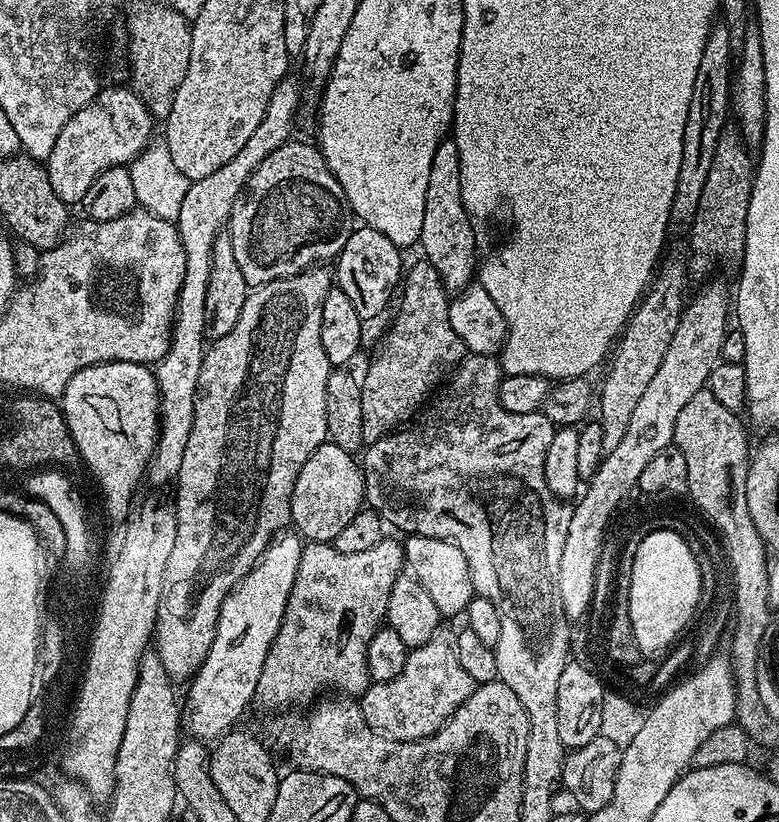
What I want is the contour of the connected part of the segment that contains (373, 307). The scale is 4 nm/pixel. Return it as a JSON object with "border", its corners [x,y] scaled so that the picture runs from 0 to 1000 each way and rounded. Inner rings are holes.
{"border":[[[460,275],[449,290],[444,290],[444,299],[439,299],[429,318],[429,345],[449,361],[449,369],[454,377],[460,377],[463,389],[476,392],[497,377],[513,341],[513,311],[515,303],[508,302],[496,285],[479,277]]]}

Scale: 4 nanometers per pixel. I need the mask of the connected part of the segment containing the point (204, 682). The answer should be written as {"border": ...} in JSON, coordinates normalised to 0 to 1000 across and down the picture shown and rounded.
{"border":[[[366,645],[350,652],[334,682],[285,732],[275,781],[250,822],[245,824],[240,833],[241,852],[239,847],[234,856],[234,881],[243,897],[258,903],[281,900],[307,882],[303,880],[308,870],[317,864],[318,855],[327,853],[341,796],[347,796],[347,786],[352,776],[357,776],[357,762],[362,762],[367,732],[372,732],[377,703],[383,703],[386,670],[388,657],[379,646]]]}

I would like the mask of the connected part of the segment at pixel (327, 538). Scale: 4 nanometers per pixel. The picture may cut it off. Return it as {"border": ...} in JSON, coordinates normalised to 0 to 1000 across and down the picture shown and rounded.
{"border":[[[417,538],[393,557],[393,567],[388,567],[383,586],[377,586],[372,637],[392,658],[425,659],[469,613],[467,577],[458,556],[439,547],[439,543]]]}

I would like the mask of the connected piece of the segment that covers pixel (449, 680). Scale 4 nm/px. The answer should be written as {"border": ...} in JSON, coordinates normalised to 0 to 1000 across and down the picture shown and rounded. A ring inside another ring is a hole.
{"border":[[[570,773],[555,774],[552,781],[528,790],[521,800],[521,810],[516,810],[516,820],[501,825],[501,830],[474,831],[460,855],[465,864],[465,873],[470,873],[470,883],[475,883],[475,888],[490,893],[490,898],[516,903],[531,903],[548,895],[558,895],[560,889],[580,872],[583,864],[588,864],[588,859],[593,859],[593,854],[603,849],[612,832],[608,825],[603,825],[603,820],[598,820],[598,815],[593,815],[582,775]]]}

